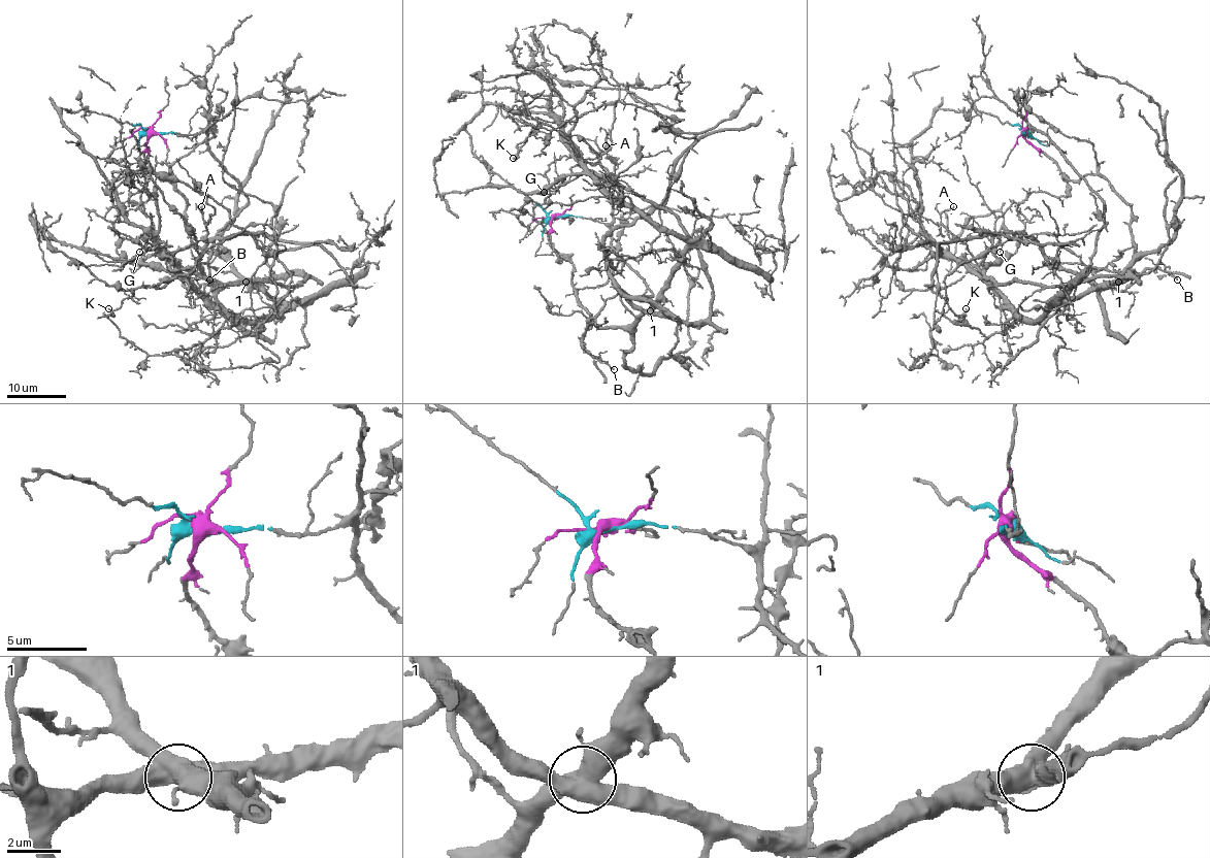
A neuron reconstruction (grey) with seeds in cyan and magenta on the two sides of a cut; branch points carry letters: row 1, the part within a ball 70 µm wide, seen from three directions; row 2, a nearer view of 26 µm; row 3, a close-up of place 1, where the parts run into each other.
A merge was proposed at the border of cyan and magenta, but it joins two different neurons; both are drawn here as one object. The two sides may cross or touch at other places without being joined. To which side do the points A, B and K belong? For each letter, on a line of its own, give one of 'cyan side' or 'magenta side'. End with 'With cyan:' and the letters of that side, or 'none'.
A: magenta side
B: cyan side
K: magenta side
With cyan: B

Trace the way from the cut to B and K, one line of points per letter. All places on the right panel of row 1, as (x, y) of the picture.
B: (1025, 133), (1045, 134), (1103, 204), (1105, 225), (1091, 262), (1100, 286), (1123, 291), (1146, 269), (1177, 281)
K: (1025, 133), (1072, 180), (1099, 174), (1130, 206), (1133, 261), (1039, 319), (973, 272), (930, 289), (965, 308)

